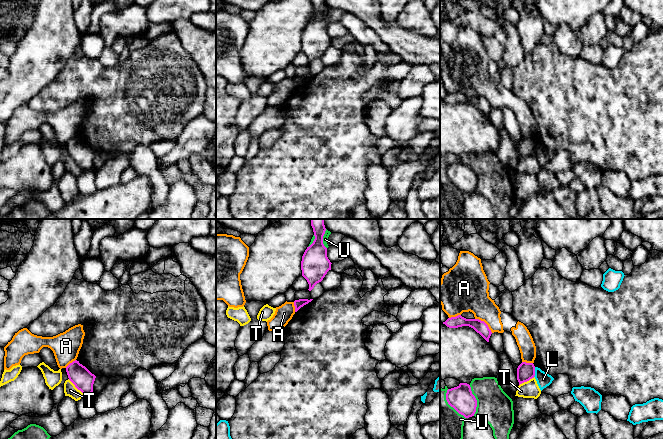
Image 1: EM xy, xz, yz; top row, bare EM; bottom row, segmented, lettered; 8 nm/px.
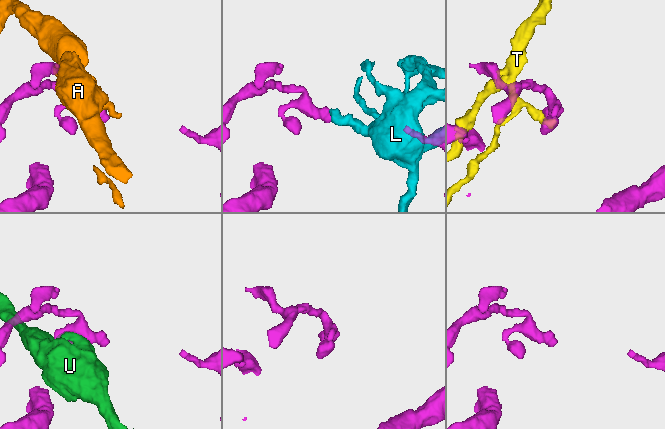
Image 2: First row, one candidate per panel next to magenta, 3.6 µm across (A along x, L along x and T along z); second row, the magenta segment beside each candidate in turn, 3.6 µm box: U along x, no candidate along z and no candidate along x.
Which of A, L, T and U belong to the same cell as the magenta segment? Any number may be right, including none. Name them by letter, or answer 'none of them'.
none of them

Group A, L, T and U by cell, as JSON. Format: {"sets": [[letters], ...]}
{"sets": [["A"], ["L"], ["T"], ["U"]]}

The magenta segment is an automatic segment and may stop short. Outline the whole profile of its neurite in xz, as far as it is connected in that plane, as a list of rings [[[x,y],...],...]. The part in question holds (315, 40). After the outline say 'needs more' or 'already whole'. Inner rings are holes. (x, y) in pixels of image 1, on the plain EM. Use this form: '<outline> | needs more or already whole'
[[[311,0],[315,15],[305,26],[302,37],[302,52],[309,60],[309,67],[321,58],[327,48],[331,46],[331,38],[327,33],[327,24],[323,20],[326,4],[324,0]]] | already whole

